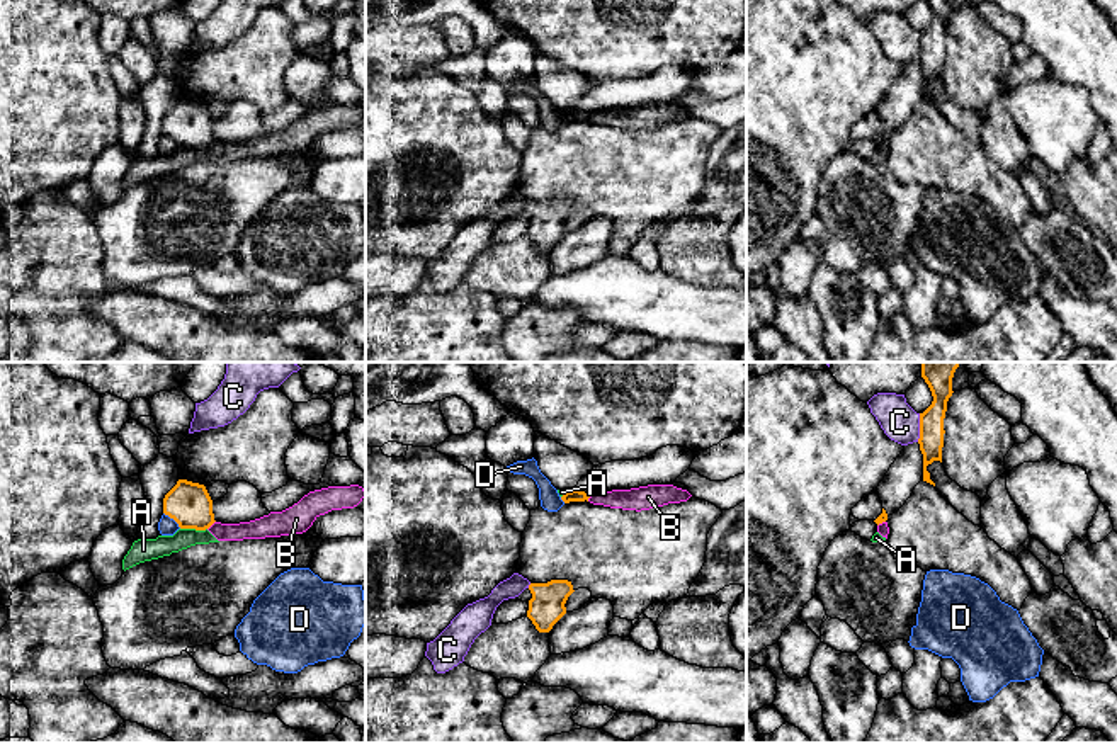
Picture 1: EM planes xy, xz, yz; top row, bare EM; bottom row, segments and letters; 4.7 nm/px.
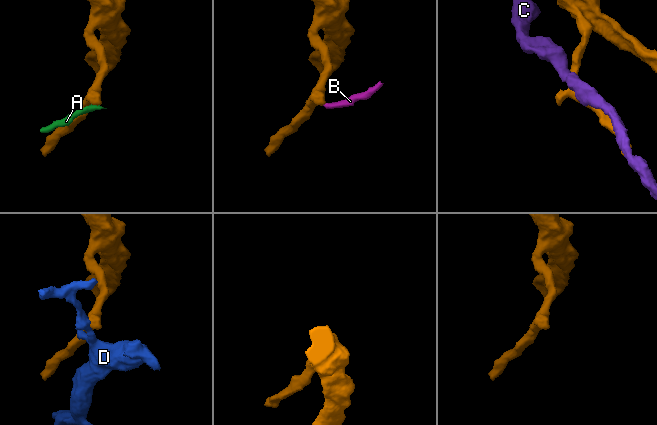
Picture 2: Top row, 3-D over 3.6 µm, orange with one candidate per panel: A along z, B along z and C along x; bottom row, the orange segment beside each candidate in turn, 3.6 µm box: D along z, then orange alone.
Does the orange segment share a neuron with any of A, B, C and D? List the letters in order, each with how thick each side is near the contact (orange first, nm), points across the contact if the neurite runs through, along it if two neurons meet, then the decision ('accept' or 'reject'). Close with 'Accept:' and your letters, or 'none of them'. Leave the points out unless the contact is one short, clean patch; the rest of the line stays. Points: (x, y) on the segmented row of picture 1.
A: 200 nm thick on the orange side, 110 nm on the other; reject
B: 200 nm thick on the orange side, 100 nm on the other; border along xy (215, 521), (208, 529); reject
C: 130 nm thick on the orange side, 180 nm on the other; reject
D: 200 nm thick on the orange side, 90 nm on the other; border along xy (164, 512), (181, 527); reject
Accept: none of them

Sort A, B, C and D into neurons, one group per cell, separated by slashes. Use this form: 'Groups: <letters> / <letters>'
Groups: A B / C / D

